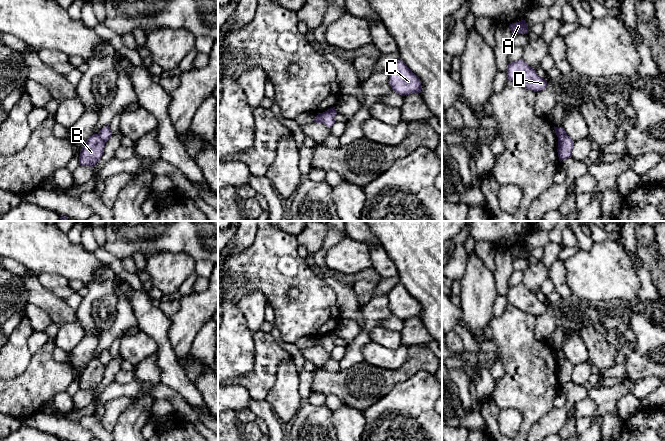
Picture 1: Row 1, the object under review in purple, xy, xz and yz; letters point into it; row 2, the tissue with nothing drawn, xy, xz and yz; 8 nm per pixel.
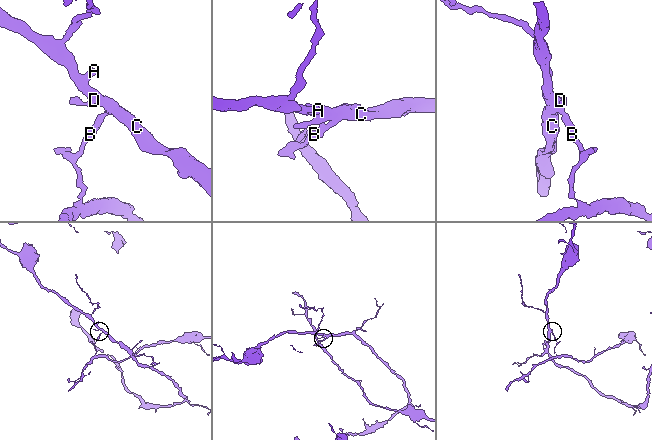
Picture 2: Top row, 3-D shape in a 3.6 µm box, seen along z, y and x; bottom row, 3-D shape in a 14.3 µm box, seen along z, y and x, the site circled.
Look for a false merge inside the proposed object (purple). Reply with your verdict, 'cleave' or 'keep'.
cleave

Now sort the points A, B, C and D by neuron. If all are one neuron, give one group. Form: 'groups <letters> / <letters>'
groups A C D / B

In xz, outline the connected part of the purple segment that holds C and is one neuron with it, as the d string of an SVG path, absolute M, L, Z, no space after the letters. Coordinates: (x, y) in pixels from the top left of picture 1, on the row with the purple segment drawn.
M398 60L392 64L388 69L389 84L394 92L401 96L420 93L421 81L406 64Z

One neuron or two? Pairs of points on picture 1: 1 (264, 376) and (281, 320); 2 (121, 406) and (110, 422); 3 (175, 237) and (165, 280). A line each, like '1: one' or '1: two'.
1: two
2: one
3: two

